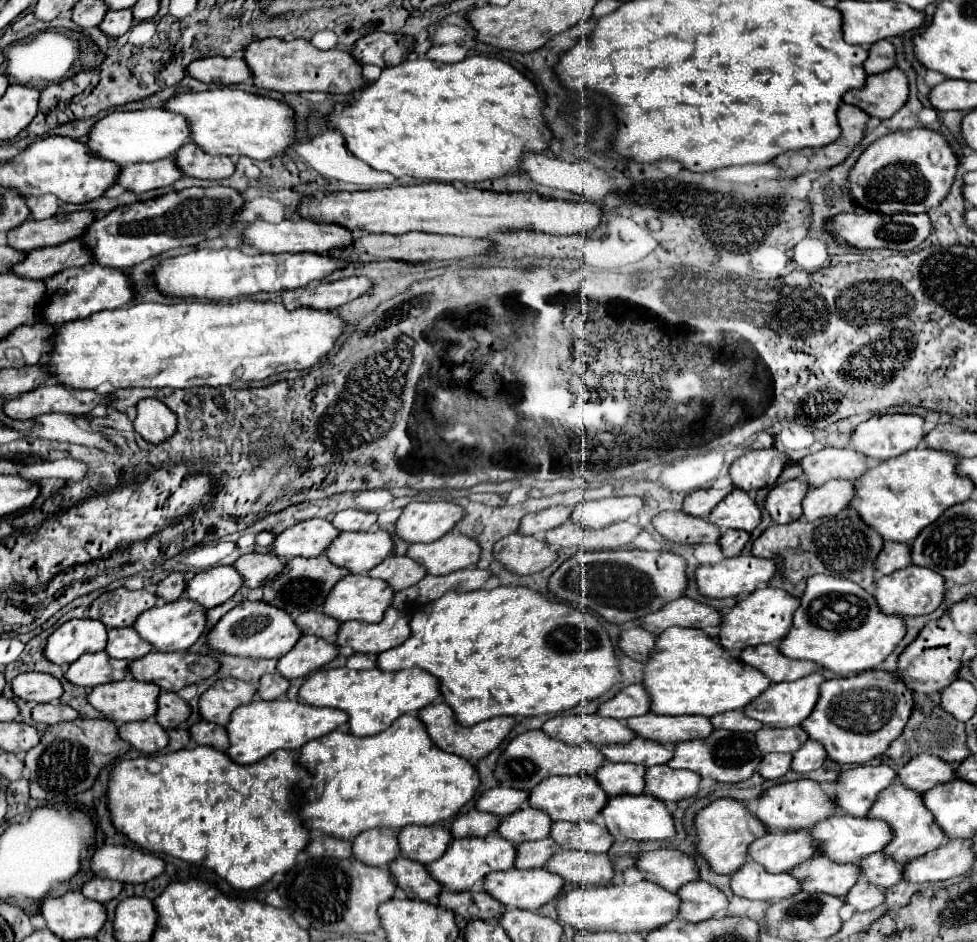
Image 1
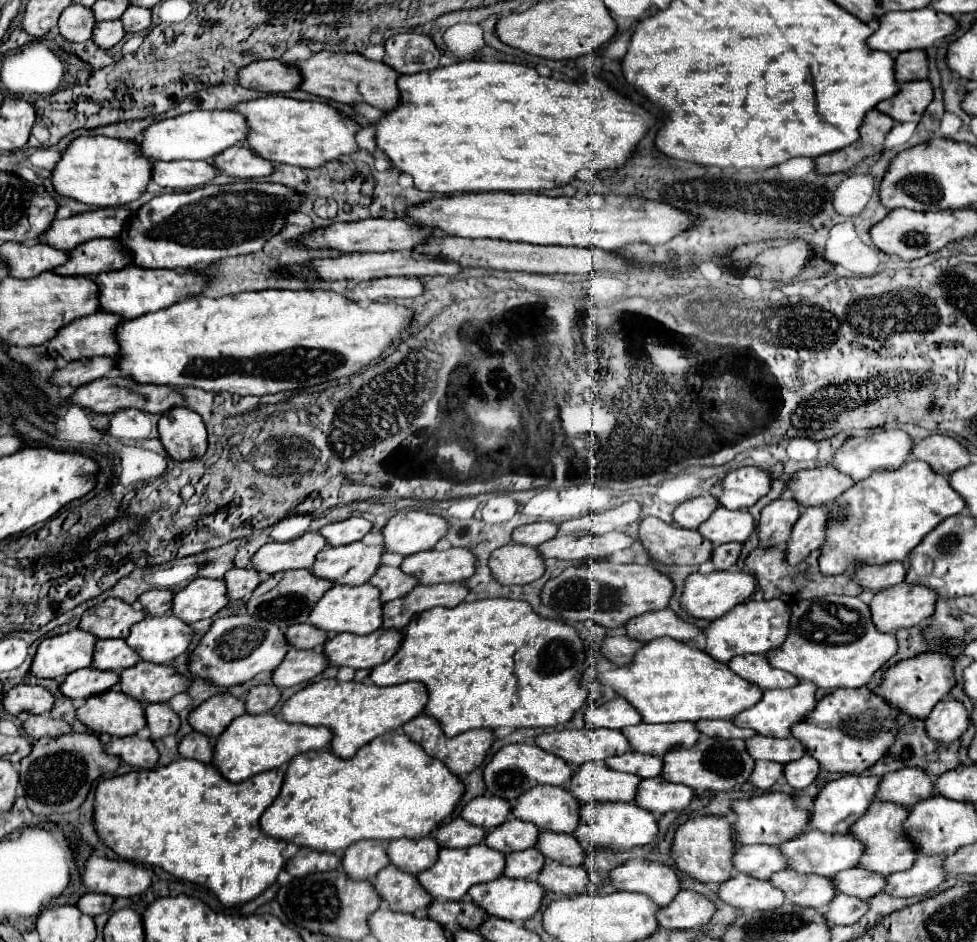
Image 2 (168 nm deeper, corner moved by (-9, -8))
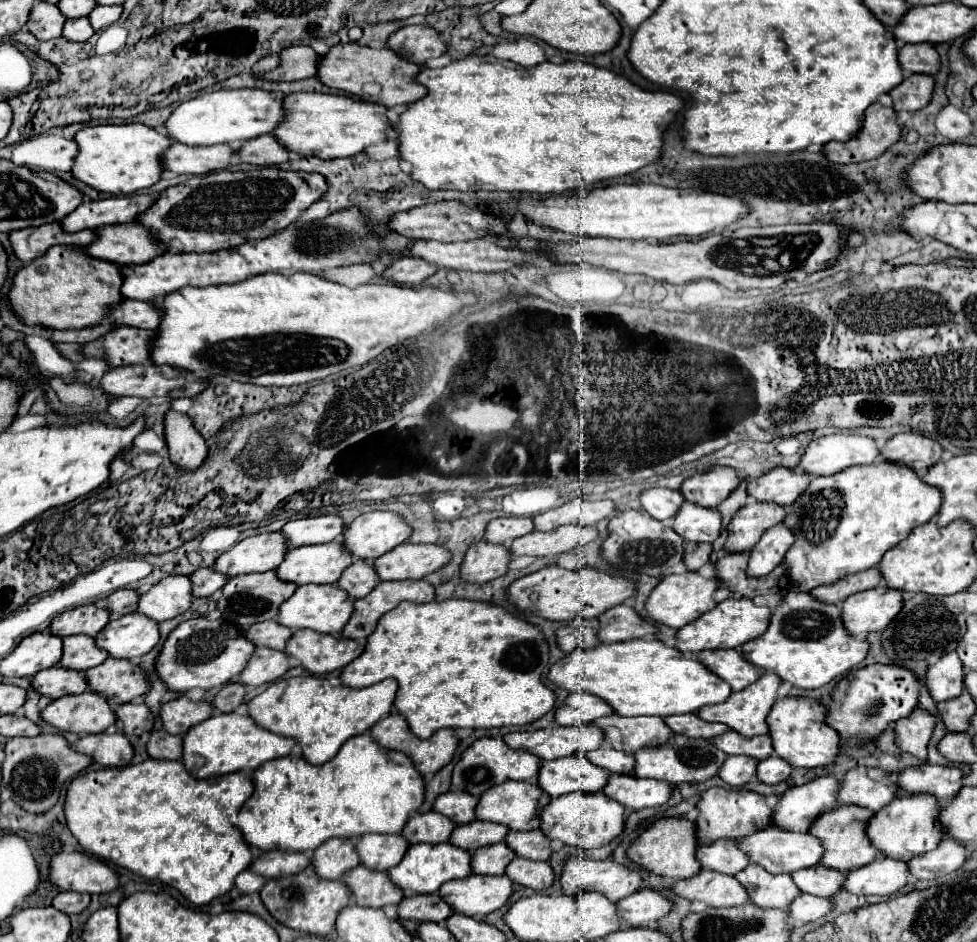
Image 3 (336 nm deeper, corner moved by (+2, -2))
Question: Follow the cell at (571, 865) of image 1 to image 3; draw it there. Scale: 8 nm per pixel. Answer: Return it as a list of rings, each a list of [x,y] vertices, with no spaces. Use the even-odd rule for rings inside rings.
[[[519,856],[507,864],[505,876],[509,876],[513,882],[533,888],[533,890],[545,890],[555,880],[555,874],[553,874],[553,868],[549,866],[549,862],[533,862],[533,860],[525,860]]]

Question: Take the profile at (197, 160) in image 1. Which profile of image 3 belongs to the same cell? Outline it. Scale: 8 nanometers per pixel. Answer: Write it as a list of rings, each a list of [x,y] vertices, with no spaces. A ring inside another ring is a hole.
[[[269,134],[269,136],[259,136],[249,142],[245,142],[243,148],[237,152],[243,162],[247,164],[259,164],[259,166],[277,166],[289,160],[289,152],[285,146],[279,144],[279,140]]]

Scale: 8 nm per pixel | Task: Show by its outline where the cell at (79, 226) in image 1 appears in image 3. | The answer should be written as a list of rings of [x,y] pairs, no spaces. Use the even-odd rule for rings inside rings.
[[[131,194],[131,196],[111,196],[97,202],[83,202],[69,216],[61,220],[61,226],[67,232],[79,232],[85,228],[103,228],[107,224],[133,222],[137,216],[147,212],[157,196],[149,194]]]

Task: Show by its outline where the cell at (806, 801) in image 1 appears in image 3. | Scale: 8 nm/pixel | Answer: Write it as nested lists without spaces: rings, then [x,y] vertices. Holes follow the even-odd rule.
[[[709,788],[701,794],[697,802],[699,816],[695,820],[695,834],[699,844],[711,844],[719,838],[743,838],[757,830],[763,830],[771,824],[771,808],[765,804],[763,796],[751,790],[725,790],[725,788]]]

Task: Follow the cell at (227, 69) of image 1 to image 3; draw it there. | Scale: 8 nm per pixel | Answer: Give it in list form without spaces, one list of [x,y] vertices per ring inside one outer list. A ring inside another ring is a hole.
[[[291,46],[279,52],[281,64],[277,70],[263,74],[267,80],[303,80],[317,74],[319,54],[309,46]]]

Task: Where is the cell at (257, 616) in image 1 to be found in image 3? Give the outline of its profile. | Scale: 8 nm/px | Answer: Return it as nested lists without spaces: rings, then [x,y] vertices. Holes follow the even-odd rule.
[[[191,618],[181,622],[175,630],[169,632],[165,644],[161,646],[155,658],[157,676],[163,680],[167,690],[185,694],[191,688],[221,688],[231,678],[239,676],[251,658],[255,644],[243,638],[241,630],[225,620],[207,620],[207,618]]]

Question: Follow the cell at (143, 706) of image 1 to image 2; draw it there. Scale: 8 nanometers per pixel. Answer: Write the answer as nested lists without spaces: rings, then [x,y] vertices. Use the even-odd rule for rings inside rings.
[[[108,690],[88,698],[76,714],[96,734],[130,736],[146,726],[146,704],[120,690]]]

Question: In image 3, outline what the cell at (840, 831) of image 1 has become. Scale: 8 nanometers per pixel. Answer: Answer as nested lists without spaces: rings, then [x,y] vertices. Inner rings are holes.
[[[767,826],[765,830],[759,830],[755,834],[749,834],[747,838],[739,838],[739,850],[743,850],[751,862],[763,866],[771,874],[783,874],[789,870],[781,868],[811,868],[819,862],[823,856],[823,846],[821,842],[811,836],[811,834],[797,834],[797,832],[787,832],[777,826]]]

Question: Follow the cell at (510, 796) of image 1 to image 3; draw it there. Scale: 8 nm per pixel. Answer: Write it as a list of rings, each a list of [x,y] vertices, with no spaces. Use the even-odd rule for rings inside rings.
[[[445,792],[435,798],[433,810],[439,814],[445,814],[455,824],[467,824],[475,820],[475,806],[477,798],[463,792]]]

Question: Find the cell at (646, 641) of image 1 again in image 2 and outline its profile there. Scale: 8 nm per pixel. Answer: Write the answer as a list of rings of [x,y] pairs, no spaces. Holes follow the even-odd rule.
[[[610,636],[604,640],[602,644],[602,654],[616,662],[616,666],[626,666],[630,660],[634,660],[638,648],[642,648],[644,644],[638,640],[630,640],[628,636]]]

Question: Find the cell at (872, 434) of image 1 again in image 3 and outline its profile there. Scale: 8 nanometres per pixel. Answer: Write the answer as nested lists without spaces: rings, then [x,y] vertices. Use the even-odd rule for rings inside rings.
[[[831,434],[807,444],[799,468],[809,476],[829,476],[849,466],[873,464],[877,458],[879,448],[873,438],[855,434]]]

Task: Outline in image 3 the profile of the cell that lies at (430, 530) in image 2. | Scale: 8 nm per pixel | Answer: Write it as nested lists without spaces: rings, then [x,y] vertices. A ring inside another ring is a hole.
[[[367,512],[345,526],[343,548],[357,558],[375,560],[409,536],[411,528],[395,512]]]

